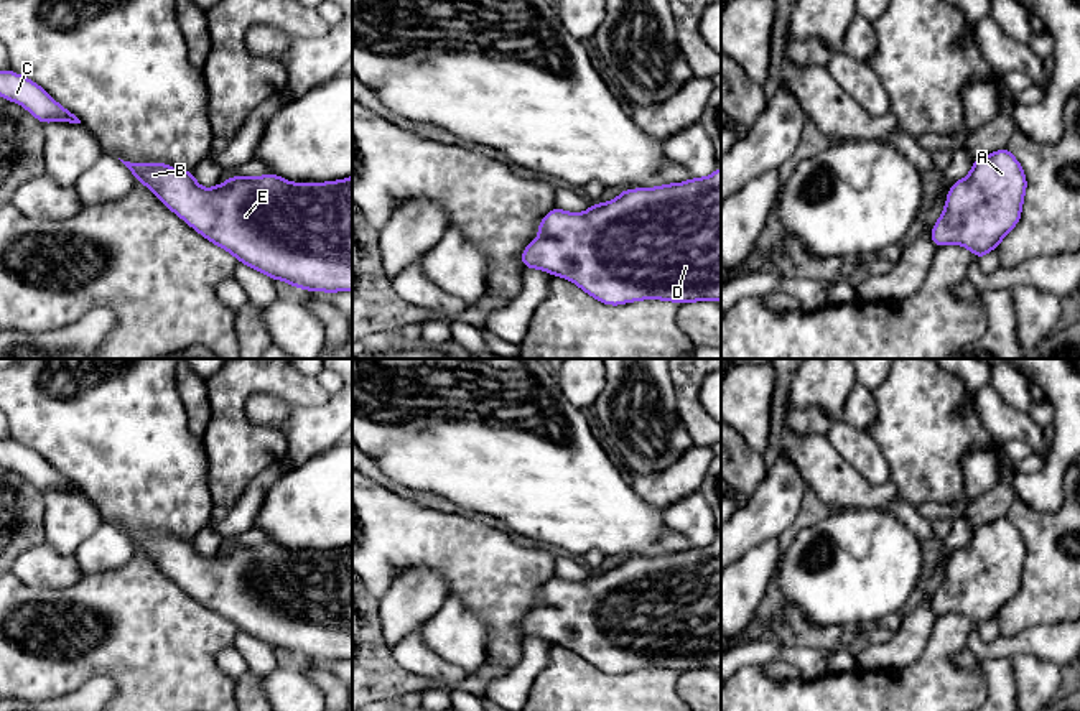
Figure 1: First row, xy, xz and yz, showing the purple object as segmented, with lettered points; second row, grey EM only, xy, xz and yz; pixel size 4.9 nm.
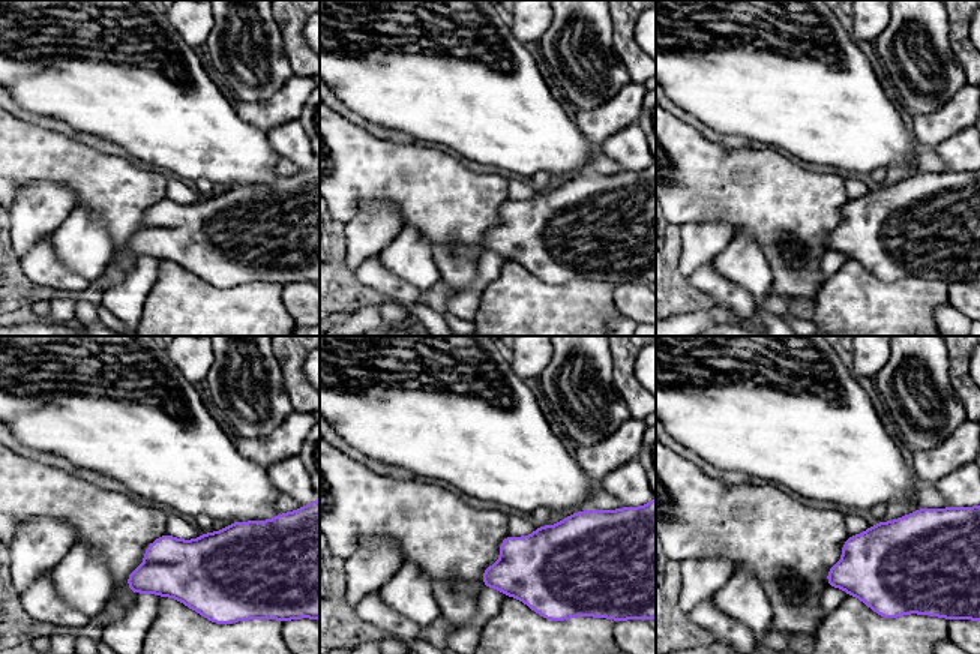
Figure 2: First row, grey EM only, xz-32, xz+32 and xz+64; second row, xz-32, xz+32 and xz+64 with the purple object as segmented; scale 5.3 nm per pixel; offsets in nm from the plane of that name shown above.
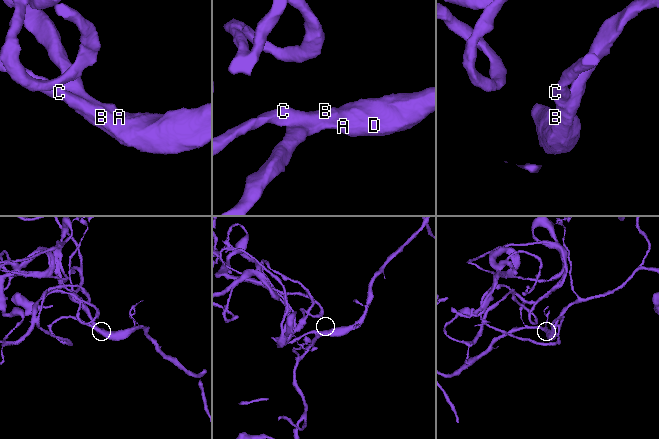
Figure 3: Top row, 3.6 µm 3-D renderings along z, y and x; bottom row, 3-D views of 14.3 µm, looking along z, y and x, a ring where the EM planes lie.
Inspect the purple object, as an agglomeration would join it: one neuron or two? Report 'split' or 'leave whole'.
leave whole

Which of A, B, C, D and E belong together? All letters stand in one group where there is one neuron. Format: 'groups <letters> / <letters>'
groups A B C D E

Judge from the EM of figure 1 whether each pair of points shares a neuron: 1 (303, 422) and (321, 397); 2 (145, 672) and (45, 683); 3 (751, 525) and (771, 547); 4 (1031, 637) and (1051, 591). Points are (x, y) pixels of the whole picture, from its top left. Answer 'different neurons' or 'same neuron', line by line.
1: different neurons
2: same neuron
3: different neurons
4: different neurons

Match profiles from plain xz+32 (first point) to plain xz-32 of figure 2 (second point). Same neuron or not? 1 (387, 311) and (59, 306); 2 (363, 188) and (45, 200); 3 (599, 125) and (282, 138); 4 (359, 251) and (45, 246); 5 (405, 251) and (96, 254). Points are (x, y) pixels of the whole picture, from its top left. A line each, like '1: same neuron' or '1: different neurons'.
1: same neuron
2: different neurons
3: different neurons
4: different neurons
5: same neuron

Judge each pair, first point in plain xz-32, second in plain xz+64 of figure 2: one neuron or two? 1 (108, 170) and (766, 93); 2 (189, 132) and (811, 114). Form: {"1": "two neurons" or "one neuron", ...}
{"1": "two neurons", "2": "one neuron"}

